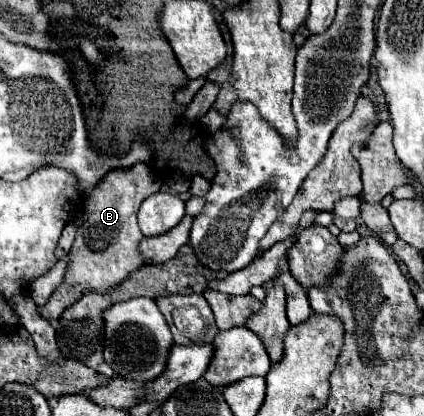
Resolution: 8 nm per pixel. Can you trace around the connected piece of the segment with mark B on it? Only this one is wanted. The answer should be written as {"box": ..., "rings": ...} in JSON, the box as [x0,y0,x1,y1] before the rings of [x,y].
{"box":[39,163,161,321],"rings":[[[135,163],[127,169],[113,169],[101,177],[101,181],[93,187],[87,199],[87,219],[77,229],[75,243],[71,247],[71,261],[67,265],[67,273],[63,283],[53,291],[49,301],[39,309],[39,315],[47,321],[59,319],[61,311],[75,303],[85,291],[109,291],[113,285],[121,283],[129,271],[141,267],[141,257],[137,251],[137,243],[143,239],[141,229],[137,225],[139,203],[151,193],[161,189],[161,179],[155,177],[145,163]]]}

